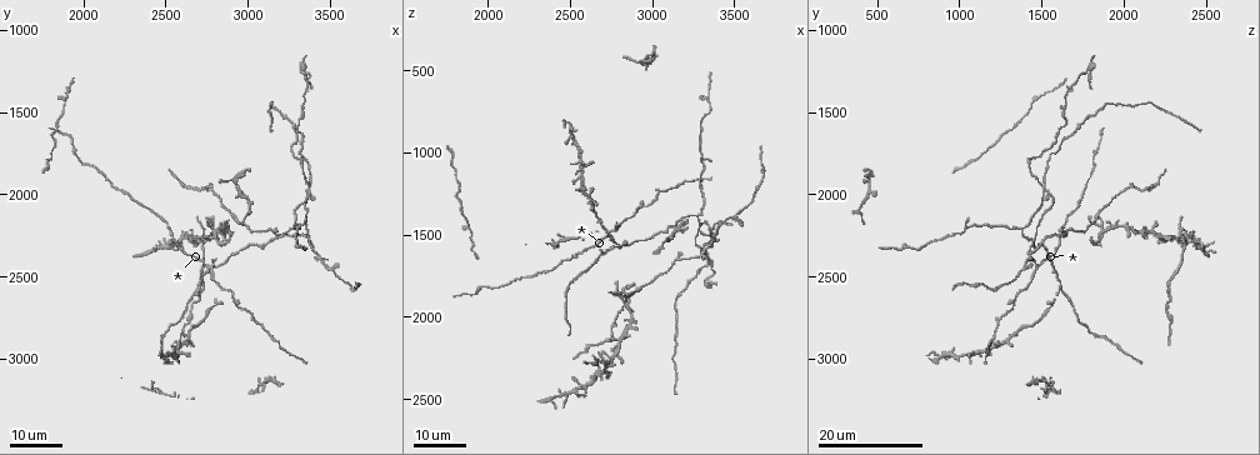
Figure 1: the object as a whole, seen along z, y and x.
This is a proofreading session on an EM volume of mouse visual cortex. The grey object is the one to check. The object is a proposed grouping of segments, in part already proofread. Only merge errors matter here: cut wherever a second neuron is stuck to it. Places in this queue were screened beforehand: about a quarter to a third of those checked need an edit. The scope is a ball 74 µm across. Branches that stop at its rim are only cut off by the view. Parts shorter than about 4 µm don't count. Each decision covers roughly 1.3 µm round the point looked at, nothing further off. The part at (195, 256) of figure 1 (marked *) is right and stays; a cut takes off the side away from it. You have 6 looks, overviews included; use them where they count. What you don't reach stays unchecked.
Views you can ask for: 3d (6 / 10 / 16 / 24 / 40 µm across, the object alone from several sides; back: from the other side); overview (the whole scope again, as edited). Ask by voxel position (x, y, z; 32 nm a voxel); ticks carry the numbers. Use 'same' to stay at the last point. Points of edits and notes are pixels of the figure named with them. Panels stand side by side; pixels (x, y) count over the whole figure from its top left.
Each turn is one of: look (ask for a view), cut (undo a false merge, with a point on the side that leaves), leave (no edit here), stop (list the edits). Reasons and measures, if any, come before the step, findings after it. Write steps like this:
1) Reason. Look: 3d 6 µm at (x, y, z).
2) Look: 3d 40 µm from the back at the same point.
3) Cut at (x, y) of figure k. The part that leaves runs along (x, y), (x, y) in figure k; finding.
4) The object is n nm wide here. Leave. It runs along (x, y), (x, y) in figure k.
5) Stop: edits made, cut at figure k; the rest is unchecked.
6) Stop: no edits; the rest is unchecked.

Look: 3d 16 µm at (3280, 2200, 1380).

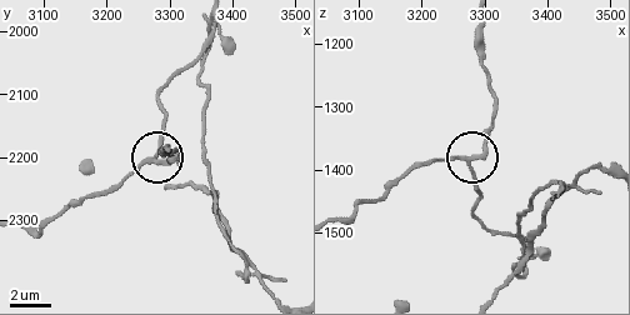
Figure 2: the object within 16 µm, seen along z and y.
Zoom in. Look: 3d 6 µm at (3275, 2210, 1385).

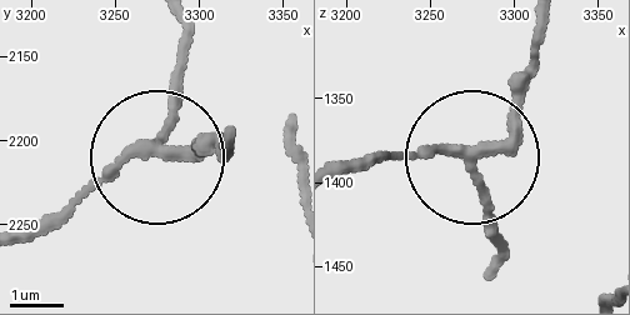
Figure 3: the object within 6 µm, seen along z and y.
The object is 210 nm wide here. Leave. All the same neuron.

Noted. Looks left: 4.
Branch point. Look: 3d 24 µm at (2680, 2580, 1620).

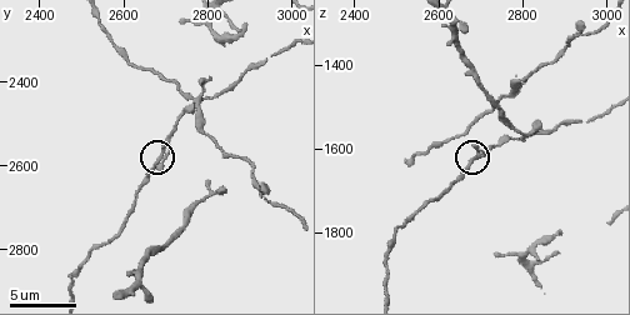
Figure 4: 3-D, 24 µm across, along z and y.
Zoom in. Look: 3d 10 µm at (2695, 2580, 1615).

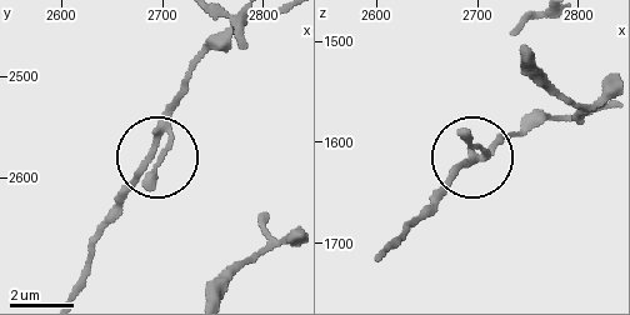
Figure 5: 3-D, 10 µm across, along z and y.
3 arms meet here. Leave. All the same neuron.

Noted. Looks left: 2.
Looks like a crossing. Look: 3d 24 µm at (3380, 1960, 1520).

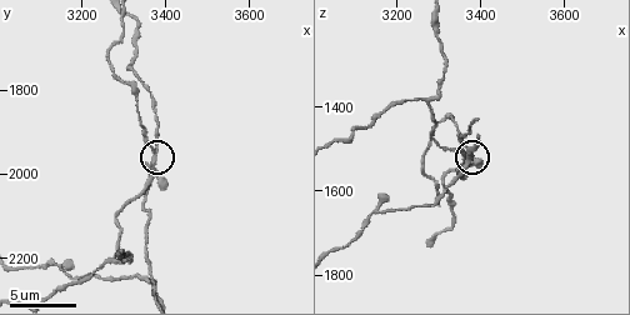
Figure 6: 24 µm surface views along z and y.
Look: 3d 6 µm at the same point.

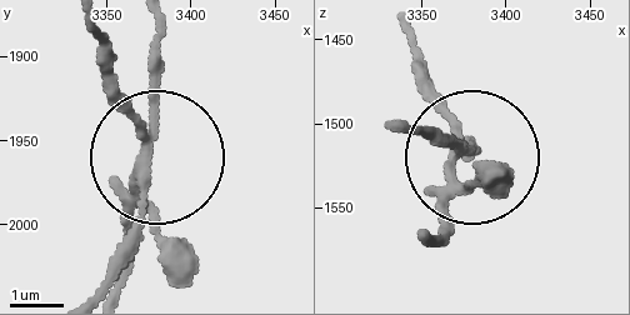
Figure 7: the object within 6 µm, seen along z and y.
The side arm is 48 µm long. Cut at (116, 96) of figure 7. The part that leaves runs along (458, 158), (435, 234) in figure 7; two neurons meet here.

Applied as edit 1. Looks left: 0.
Stop: edits made, cut at figure 7; the rest is unchecked.

